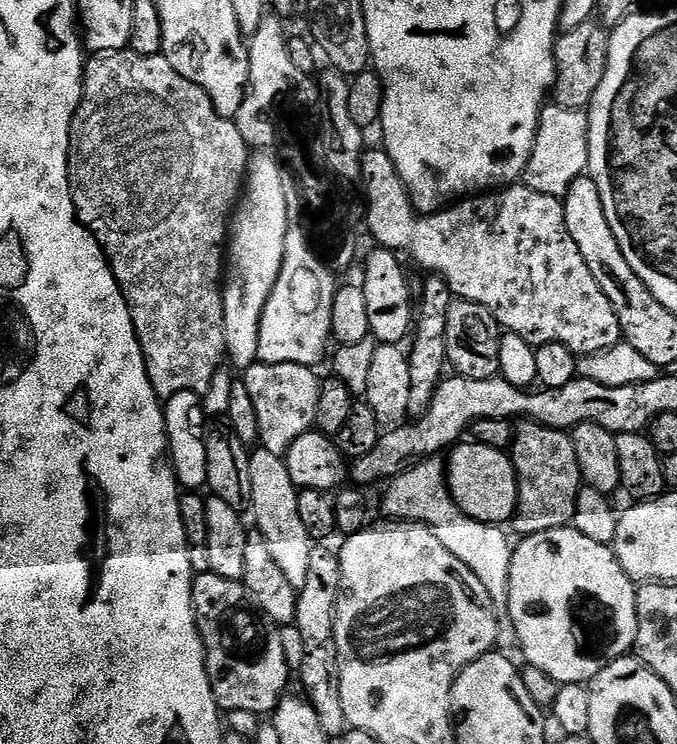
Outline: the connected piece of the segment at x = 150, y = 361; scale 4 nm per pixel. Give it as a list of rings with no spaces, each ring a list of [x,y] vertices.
[[[131,50],[123,52],[106,52],[96,54],[91,57],[84,65],[84,93],[80,99],[80,105],[76,108],[76,113],[72,119],[72,129],[70,130],[70,142],[68,143],[68,185],[70,186],[70,194],[72,195],[72,205],[76,211],[76,218],[79,220],[82,227],[91,232],[92,237],[100,243],[100,249],[103,250],[105,256],[108,257],[108,265],[112,268],[114,278],[118,282],[118,286],[122,290],[122,294],[128,303],[130,310],[130,318],[134,322],[134,330],[138,342],[142,346],[142,354],[146,362],[146,370],[150,382],[154,386],[156,395],[161,398],[167,398],[178,394],[179,392],[195,392],[204,394],[204,391],[212,384],[212,379],[216,376],[216,367],[220,363],[225,363],[226,360],[226,334],[224,333],[224,294],[222,291],[222,269],[226,264],[226,241],[230,235],[230,217],[233,215],[234,209],[242,195],[242,189],[246,183],[248,175],[248,161],[250,159],[250,146],[242,138],[242,134],[238,130],[235,120],[227,120],[222,118],[214,110],[214,106],[210,102],[210,98],[201,88],[194,86],[194,82],[190,82],[186,78],[182,78],[182,74],[178,74],[178,70],[174,70],[174,66],[170,66],[170,62],[163,54],[158,56],[143,56]]]

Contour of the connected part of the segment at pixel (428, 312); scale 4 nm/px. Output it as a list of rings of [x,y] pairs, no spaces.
[[[425,275],[424,289],[418,292],[418,303],[414,308],[414,335],[411,337],[412,350],[407,353],[410,374],[410,398],[408,416],[415,418],[421,416],[428,408],[434,396],[434,390],[446,376],[446,314],[450,314],[453,302],[450,286],[440,276]]]

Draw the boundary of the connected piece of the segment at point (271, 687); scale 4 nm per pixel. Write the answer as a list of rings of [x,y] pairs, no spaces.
[[[210,570],[197,571],[192,577],[192,605],[194,606],[194,614],[196,615],[196,626],[200,630],[200,638],[204,642],[204,665],[208,667],[208,677],[210,678],[210,686],[212,693],[216,699],[216,705],[225,713],[233,712],[234,710],[250,710],[255,716],[264,718],[276,711],[278,702],[284,699],[288,688],[288,652],[284,649],[284,636],[281,625],[265,616],[259,611],[256,604],[248,597],[248,592],[239,580],[231,580],[230,578],[222,578],[222,574],[214,574]]]

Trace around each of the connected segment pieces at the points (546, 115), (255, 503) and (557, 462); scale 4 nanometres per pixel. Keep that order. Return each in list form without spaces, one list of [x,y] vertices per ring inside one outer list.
[[[555,102],[545,103],[540,109],[540,125],[536,131],[534,150],[526,166],[522,180],[538,194],[550,194],[563,198],[570,190],[574,178],[588,172],[588,113],[582,108],[567,108]]]
[[[259,446],[251,449],[250,462],[250,494],[252,503],[250,513],[256,519],[255,531],[266,538],[266,546],[270,546],[270,554],[274,554],[274,562],[286,574],[290,586],[299,590],[306,586],[306,573],[310,567],[310,554],[314,541],[306,534],[306,525],[302,522],[302,514],[298,510],[300,492],[296,484],[290,482],[290,470],[286,470],[286,462],[278,454],[270,454],[270,450]]]
[[[535,422],[517,423],[512,437],[510,459],[516,471],[518,486],[516,513],[510,521],[511,531],[516,531],[517,537],[523,538],[542,534],[542,530],[569,527],[582,487],[578,454],[574,454],[571,435],[563,428],[548,428]]]

